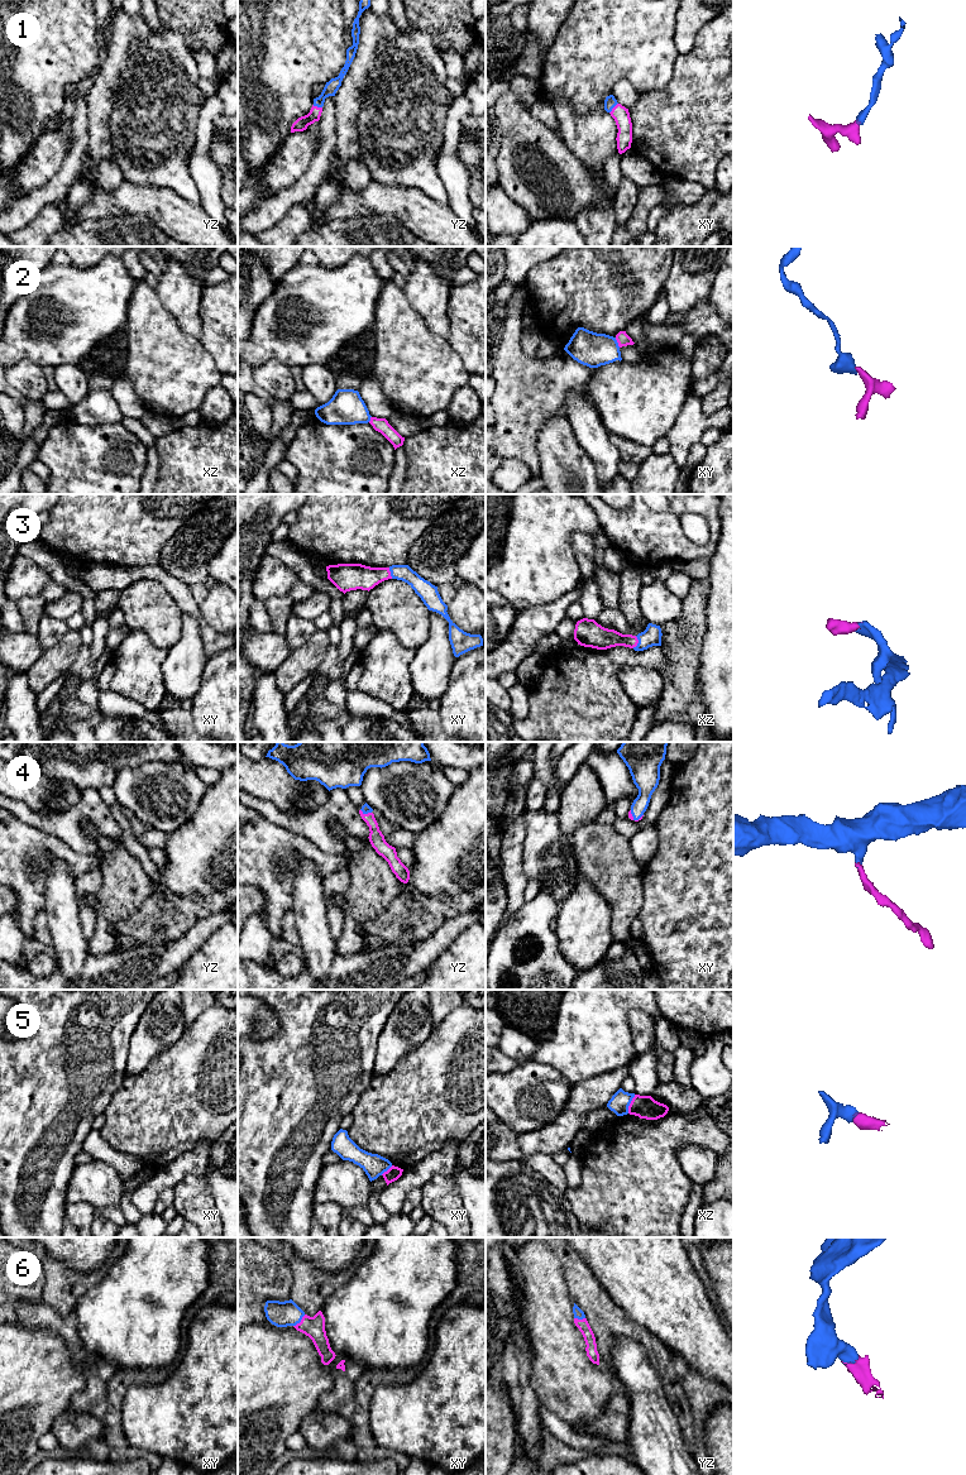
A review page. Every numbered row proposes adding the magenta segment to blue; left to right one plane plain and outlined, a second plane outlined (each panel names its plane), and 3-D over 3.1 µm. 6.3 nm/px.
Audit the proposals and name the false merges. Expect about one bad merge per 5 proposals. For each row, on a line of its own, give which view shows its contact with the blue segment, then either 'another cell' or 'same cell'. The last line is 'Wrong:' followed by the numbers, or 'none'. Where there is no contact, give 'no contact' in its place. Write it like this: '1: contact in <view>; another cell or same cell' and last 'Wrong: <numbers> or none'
1: contact in xy; same cell
2: contact in xy; another cell
3: contact in xz; same cell
4: contact in xy; same cell
5: contact in xz; same cell
6: contact in xy; same cell
Wrong: 2

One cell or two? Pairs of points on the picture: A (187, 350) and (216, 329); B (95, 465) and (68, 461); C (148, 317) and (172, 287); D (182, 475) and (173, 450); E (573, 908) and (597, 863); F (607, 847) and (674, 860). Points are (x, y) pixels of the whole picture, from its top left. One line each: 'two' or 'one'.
A: two
B: one
C: two
D: one
E: two
F: two

